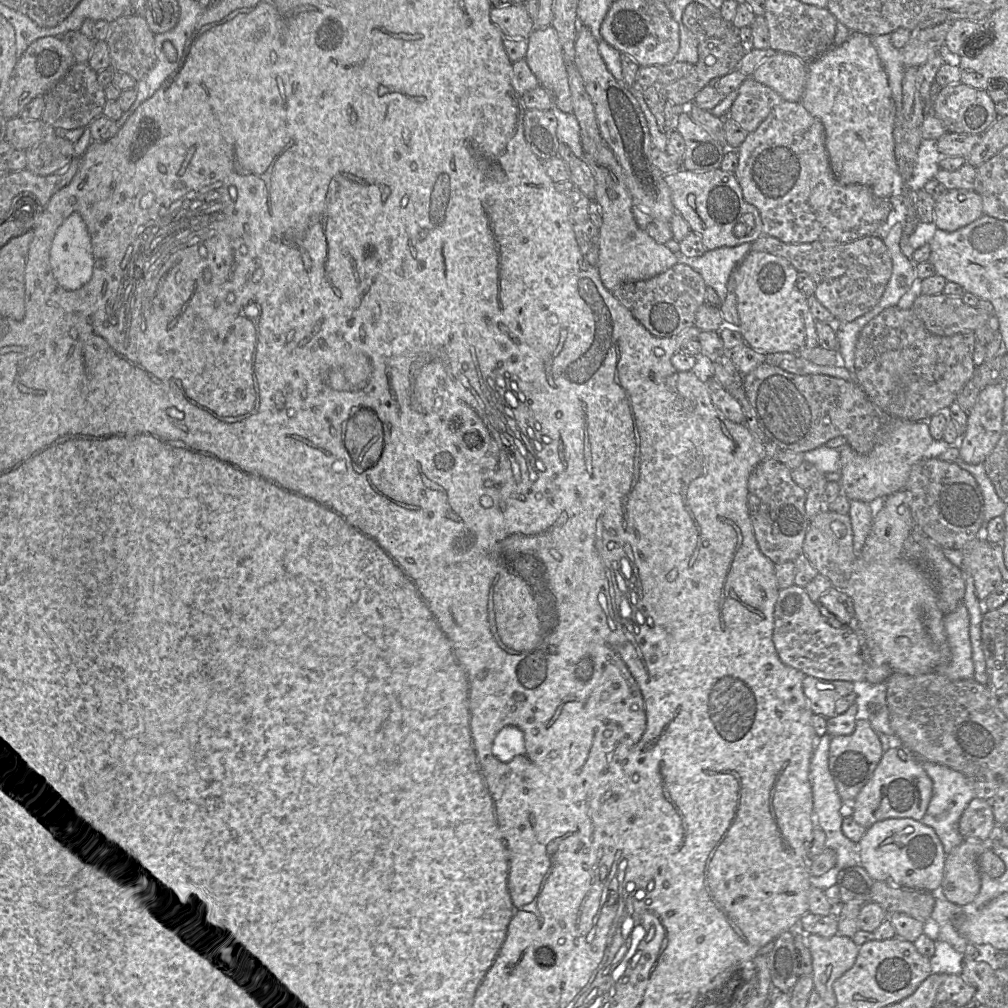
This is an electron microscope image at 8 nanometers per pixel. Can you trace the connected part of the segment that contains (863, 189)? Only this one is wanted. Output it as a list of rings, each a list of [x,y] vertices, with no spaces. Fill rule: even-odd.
[[[783,100],[775,106],[757,129],[748,133],[737,154],[738,163],[733,174],[744,200],[760,214],[763,236],[789,244],[850,243],[871,235],[883,238],[884,224],[891,211],[890,198],[878,197],[866,186],[842,185],[837,181],[826,151],[824,126],[800,102]]]

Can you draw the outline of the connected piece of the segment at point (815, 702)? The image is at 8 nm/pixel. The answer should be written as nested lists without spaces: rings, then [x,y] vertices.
[[[805,676],[802,681],[803,692],[813,714],[821,715],[827,719],[836,715],[836,701],[852,693],[853,684],[842,680],[826,681],[812,676]]]

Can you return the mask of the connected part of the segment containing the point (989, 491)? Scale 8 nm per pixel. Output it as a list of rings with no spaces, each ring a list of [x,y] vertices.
[[[958,458],[955,463],[973,475],[978,483],[984,501],[984,525],[995,517],[1003,516],[1007,504],[997,495],[995,488],[986,474],[984,464],[968,464]]]

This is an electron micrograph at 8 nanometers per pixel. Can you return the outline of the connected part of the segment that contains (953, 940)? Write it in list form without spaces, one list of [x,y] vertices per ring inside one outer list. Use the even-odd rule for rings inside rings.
[[[935,899],[930,918],[936,921],[939,929],[939,938],[949,943],[957,952],[964,953],[968,941],[954,927],[954,917],[962,912],[962,906],[947,900]]]

